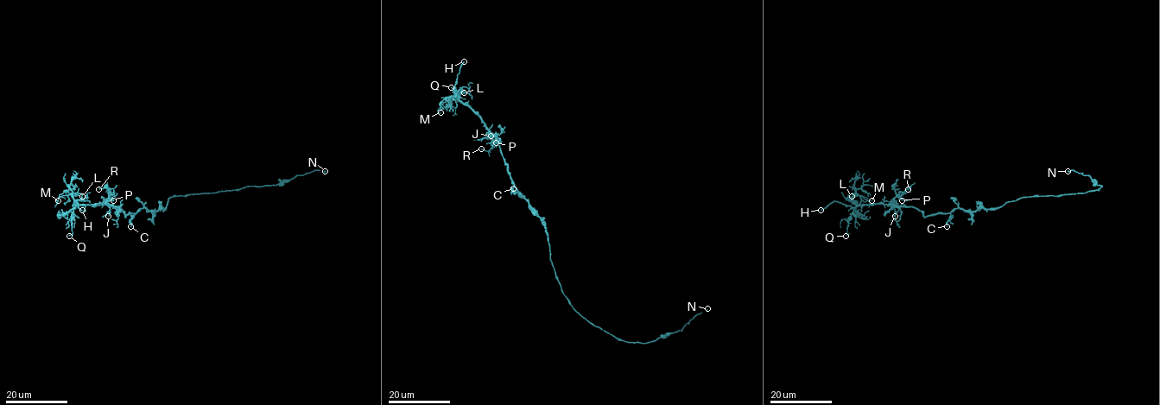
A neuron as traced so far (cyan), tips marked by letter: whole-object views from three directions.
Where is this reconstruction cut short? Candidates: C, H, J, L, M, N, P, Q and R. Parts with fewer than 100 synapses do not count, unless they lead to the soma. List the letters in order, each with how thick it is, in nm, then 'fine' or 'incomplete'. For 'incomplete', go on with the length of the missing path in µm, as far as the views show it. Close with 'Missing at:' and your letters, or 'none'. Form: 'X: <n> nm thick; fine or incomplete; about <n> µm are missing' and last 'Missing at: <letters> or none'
C: 140 nm thick; fine
H: 200 nm thick; incomplete; about 60 µm are missing
J: 120 nm thick; fine
L: 170 nm thick; fine
M: 140 nm thick; fine
N: 150 nm thick; fine
P: 140 nm thick; fine
Q: 100 nm thick; fine
R: 130 nm thick; fine
Missing at: H

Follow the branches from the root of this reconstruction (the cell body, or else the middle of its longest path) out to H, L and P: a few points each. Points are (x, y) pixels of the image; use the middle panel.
H: (550, 245), (543, 220), (514, 185), (497, 137), (455, 91), (457, 74), (464, 61)
L: (550, 245), (543, 220), (514, 185), (497, 137), (458, 98), (459, 91), (464, 92)
P: (550, 245), (543, 220), (514, 185), (500, 148), (489, 133), (496, 142)

